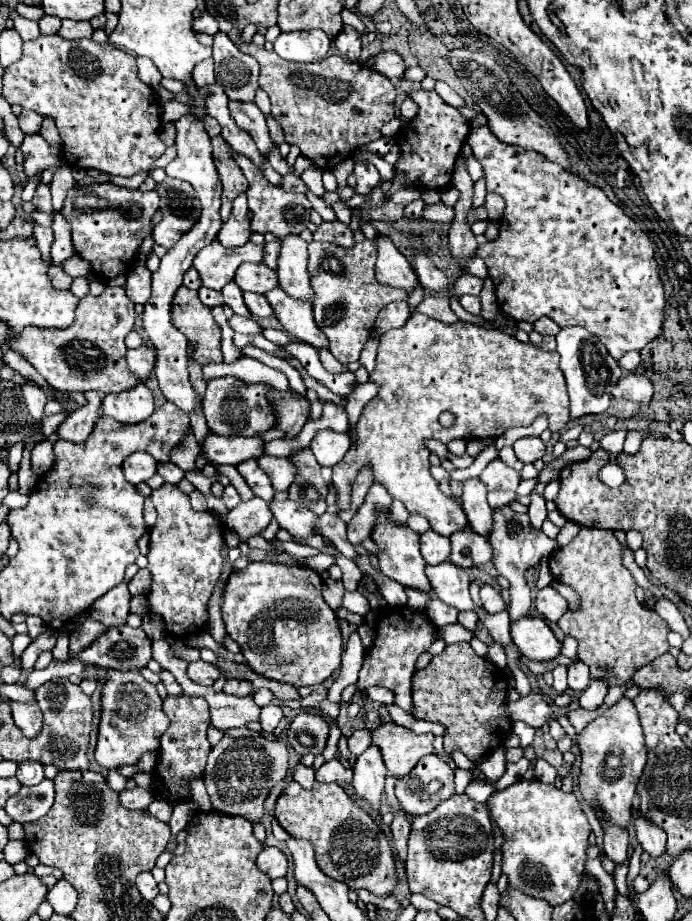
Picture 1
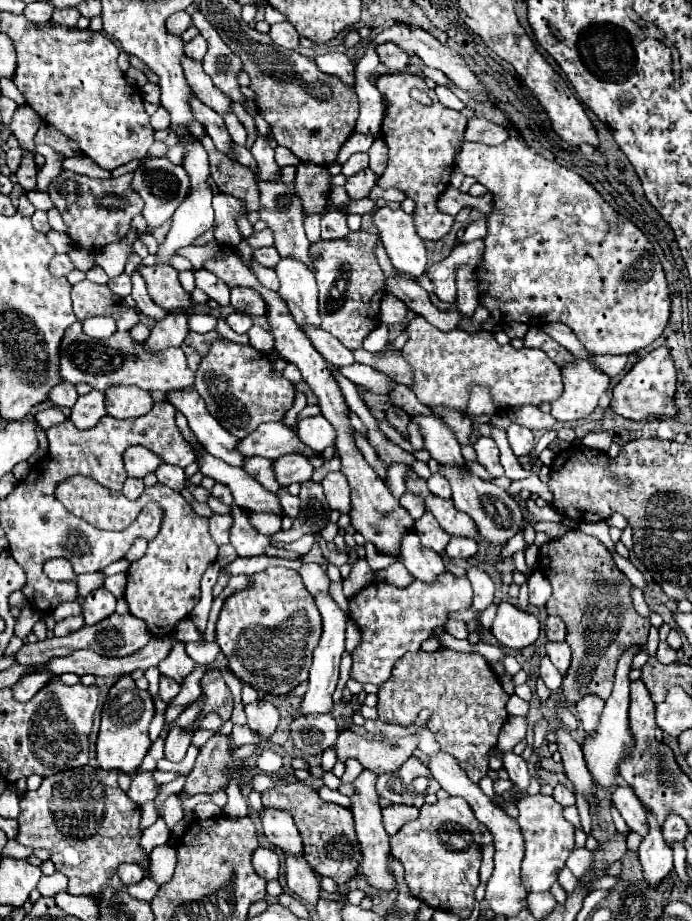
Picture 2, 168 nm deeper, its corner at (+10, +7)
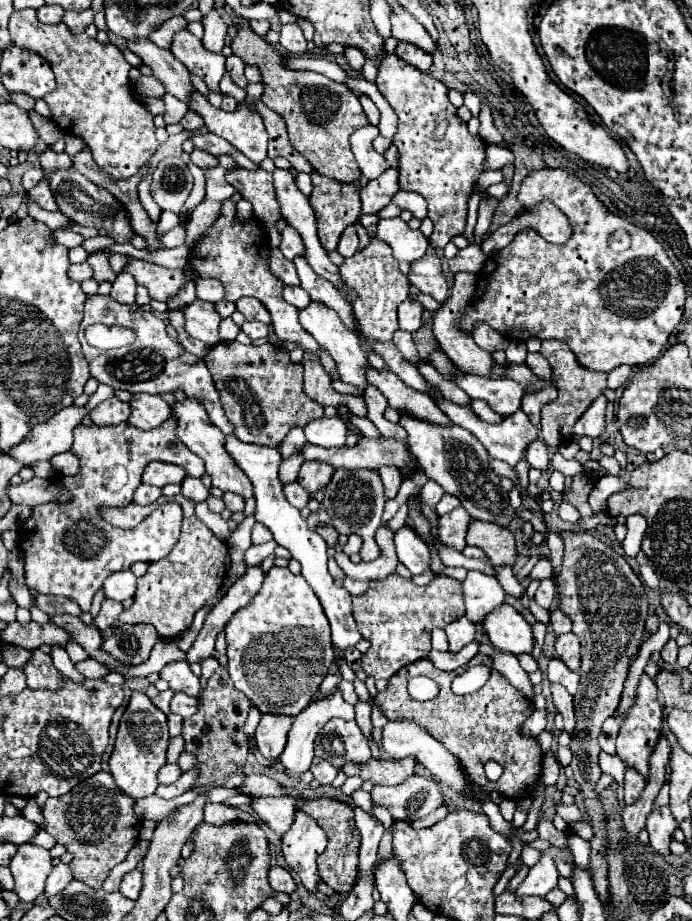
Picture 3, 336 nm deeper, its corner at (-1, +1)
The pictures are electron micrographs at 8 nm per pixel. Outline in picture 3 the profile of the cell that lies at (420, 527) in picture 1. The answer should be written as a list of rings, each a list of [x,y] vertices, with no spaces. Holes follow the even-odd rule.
[[[427,481],[423,487],[421,487],[421,499],[423,499],[423,503],[427,503],[427,505],[431,505],[431,507],[435,507],[435,503],[443,497],[443,487],[441,485],[437,485],[435,481]]]

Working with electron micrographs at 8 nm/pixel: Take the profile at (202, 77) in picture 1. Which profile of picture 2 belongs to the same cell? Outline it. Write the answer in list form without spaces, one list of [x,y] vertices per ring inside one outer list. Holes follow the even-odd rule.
[[[202,35],[194,37],[190,43],[186,43],[184,53],[186,53],[186,57],[190,57],[194,61],[202,61],[202,57],[206,53],[206,39]]]

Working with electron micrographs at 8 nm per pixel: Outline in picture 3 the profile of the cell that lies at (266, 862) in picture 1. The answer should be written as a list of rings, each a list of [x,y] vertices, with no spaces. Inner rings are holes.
[[[271,867],[269,883],[271,883],[273,891],[281,891],[281,893],[293,893],[297,889],[297,885],[295,885],[293,877],[289,875],[289,871],[285,871],[281,867]]]

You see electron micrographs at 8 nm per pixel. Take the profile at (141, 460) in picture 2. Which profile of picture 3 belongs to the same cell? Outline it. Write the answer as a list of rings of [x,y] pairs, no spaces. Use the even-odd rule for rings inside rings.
[[[149,463],[149,467],[143,473],[143,483],[147,485],[155,485],[155,487],[165,487],[169,483],[181,485],[183,479],[187,477],[187,473],[177,467],[177,465],[169,465],[169,463]]]

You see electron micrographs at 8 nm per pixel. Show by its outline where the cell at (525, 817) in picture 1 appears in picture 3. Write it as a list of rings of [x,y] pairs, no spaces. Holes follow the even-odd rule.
[[[551,847],[551,849],[543,851],[541,861],[529,869],[529,875],[517,887],[517,893],[519,895],[541,895],[543,897],[553,887],[557,887],[557,879],[559,879],[559,871],[555,867],[557,859],[565,861],[565,851],[563,849]]]

